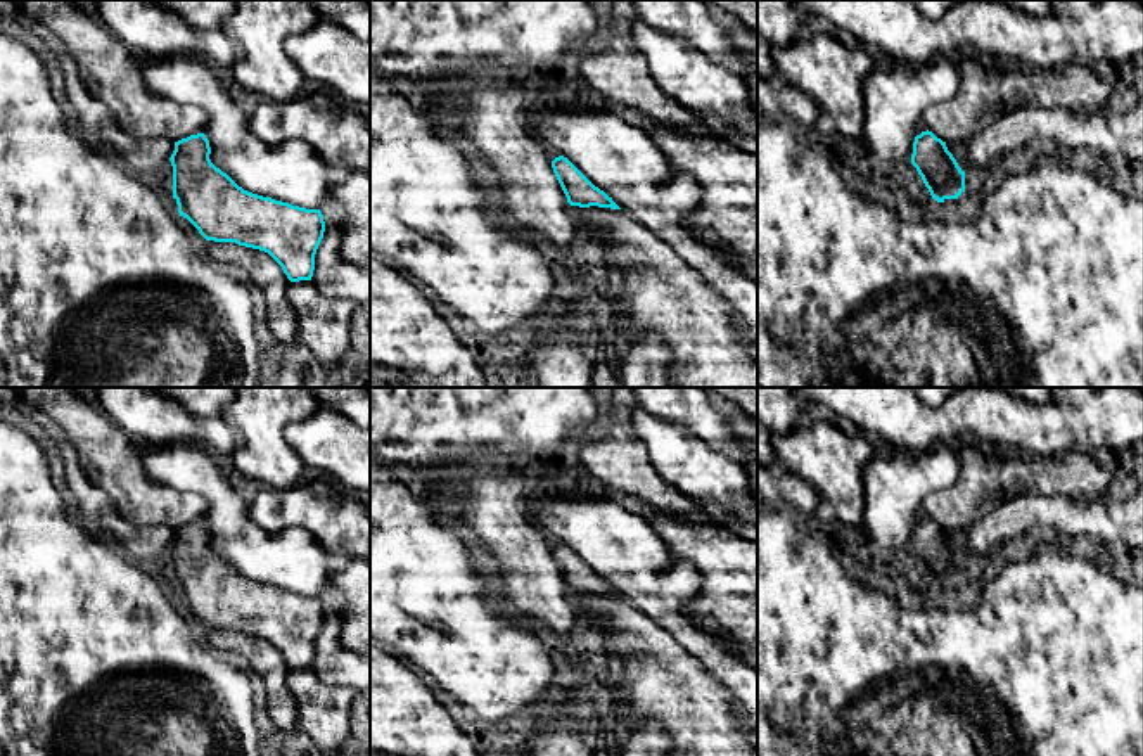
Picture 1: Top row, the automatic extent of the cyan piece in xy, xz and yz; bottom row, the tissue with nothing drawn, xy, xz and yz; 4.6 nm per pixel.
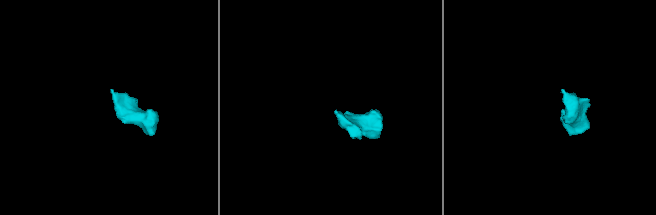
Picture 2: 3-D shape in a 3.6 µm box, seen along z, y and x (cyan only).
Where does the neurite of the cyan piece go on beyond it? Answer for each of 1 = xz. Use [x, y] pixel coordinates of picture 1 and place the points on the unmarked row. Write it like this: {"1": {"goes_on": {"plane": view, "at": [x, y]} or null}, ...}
{"1": {"goes_on": null}}

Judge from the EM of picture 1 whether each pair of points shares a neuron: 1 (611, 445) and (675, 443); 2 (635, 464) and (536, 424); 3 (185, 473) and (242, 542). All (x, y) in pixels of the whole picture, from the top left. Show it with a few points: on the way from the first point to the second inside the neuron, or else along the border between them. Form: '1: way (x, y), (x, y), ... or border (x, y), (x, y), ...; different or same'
1: border (637, 438), (644, 443), (651, 464), (664, 480); different
2: border (574, 442), (569, 447); different
3: way (204, 485), (225, 506), (229, 523); same

